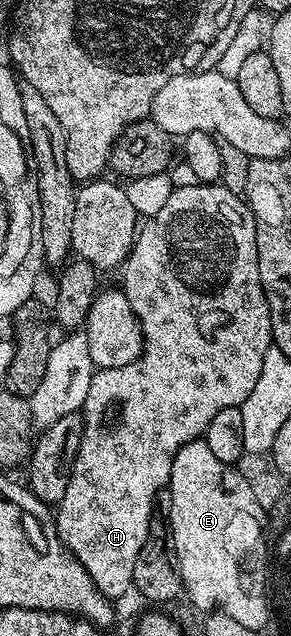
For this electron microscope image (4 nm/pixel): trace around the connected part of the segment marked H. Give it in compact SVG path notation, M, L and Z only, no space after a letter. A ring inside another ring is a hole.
M187 181L184 187L176 186L172 190L169 201L161 213L150 216L140 226L135 243L127 255L127 259L121 264L123 271L123 283L121 290L133 305L133 313L139 319L139 327L143 331L143 352L140 353L129 365L117 369L99 369L91 379L89 393L83 402L83 436L77 457L71 465L69 477L69 489L65 489L65 497L58 504L55 524L59 530L59 539L67 547L67 552L76 559L89 573L93 585L106 599L118 601L123 594L133 587L133 565L137 565L137 557L149 538L149 525L153 518L151 510L155 507L155 498L159 490L166 488L171 481L173 469L173 457L189 441L200 438L206 432L209 421L221 413L221 409L230 407L242 408L243 402L253 393L253 385L257 385L257 377L261 377L261 365L265 361L265 353L273 346L271 337L271 310L267 304L267 294L263 291L261 277L259 276L259 250L257 249L257 237L255 236L255 218L251 208L240 196L229 193L219 183L201 183ZM101 421L107 429L105 431L93 431L93 427Z

